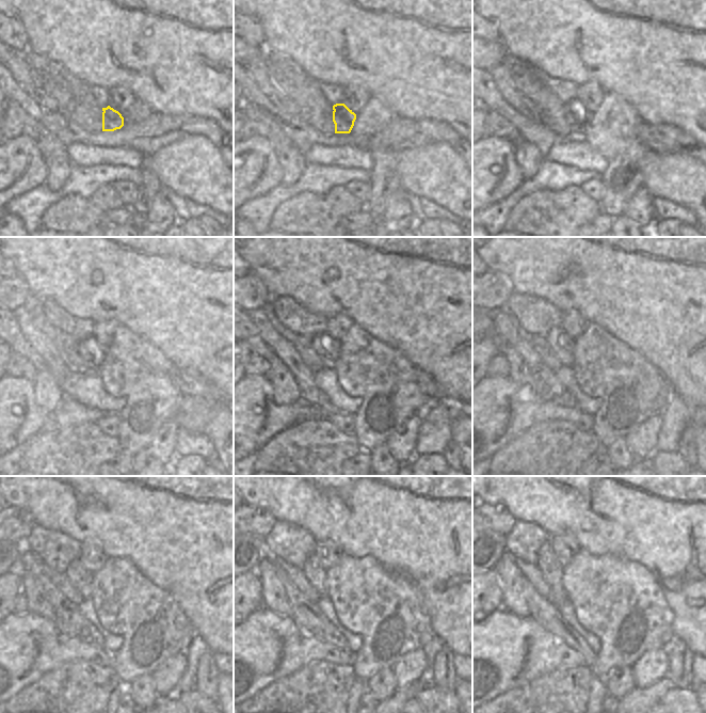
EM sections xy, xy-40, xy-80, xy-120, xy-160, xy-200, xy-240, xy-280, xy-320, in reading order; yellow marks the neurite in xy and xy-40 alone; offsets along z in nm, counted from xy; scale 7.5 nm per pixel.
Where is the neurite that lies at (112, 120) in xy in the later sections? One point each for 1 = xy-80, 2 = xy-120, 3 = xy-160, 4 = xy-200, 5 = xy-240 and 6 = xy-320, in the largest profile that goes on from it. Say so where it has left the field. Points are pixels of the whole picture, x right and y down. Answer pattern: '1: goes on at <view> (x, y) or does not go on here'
1: goes on at xy-80 (577, 115)
2: goes on at xy-120 (90, 349)
3: goes on at xy-160 (327, 348)
4: goes on at xy-200 (562, 344)
5: goes on at xy-240 (80, 577)
6: goes on at xy-320 (547, 563)

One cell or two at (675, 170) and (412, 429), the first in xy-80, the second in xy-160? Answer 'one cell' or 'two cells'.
two cells

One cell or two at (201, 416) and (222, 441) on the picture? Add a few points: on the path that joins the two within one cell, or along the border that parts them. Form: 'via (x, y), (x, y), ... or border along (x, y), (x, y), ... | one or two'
via (207, 423), (219, 434) | one

